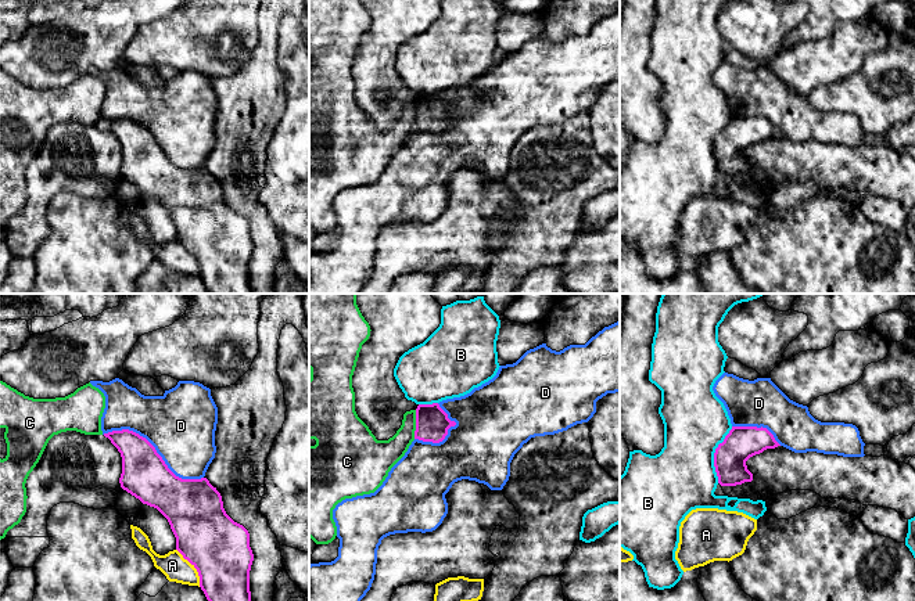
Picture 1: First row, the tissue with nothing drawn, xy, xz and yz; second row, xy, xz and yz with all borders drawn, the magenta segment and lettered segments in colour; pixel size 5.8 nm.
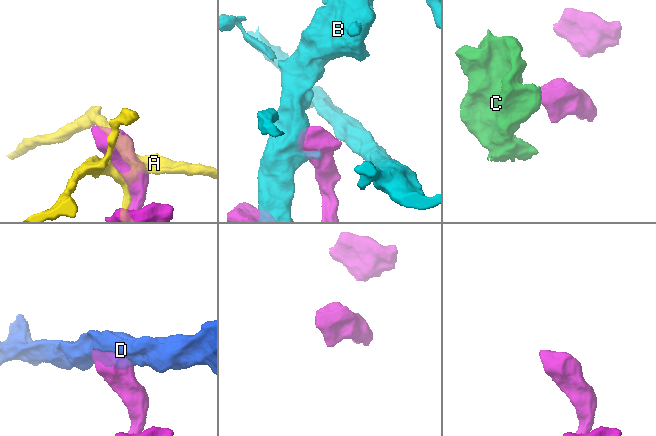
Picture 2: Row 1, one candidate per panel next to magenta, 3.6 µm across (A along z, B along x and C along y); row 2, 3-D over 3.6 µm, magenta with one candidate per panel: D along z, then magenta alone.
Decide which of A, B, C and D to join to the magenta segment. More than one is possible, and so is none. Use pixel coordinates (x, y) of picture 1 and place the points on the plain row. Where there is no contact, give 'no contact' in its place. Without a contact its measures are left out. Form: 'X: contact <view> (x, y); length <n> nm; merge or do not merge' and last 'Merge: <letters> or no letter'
A: contact xy (194, 256); length 260 nm; do not merge
B: contact yz (714, 144); length 340 nm; do not merge
C: contact xz (416, 114); length 170 nm; do not merge
D: contact xy (154, 139); length 650 nm; do not merge
Merge: no letter

